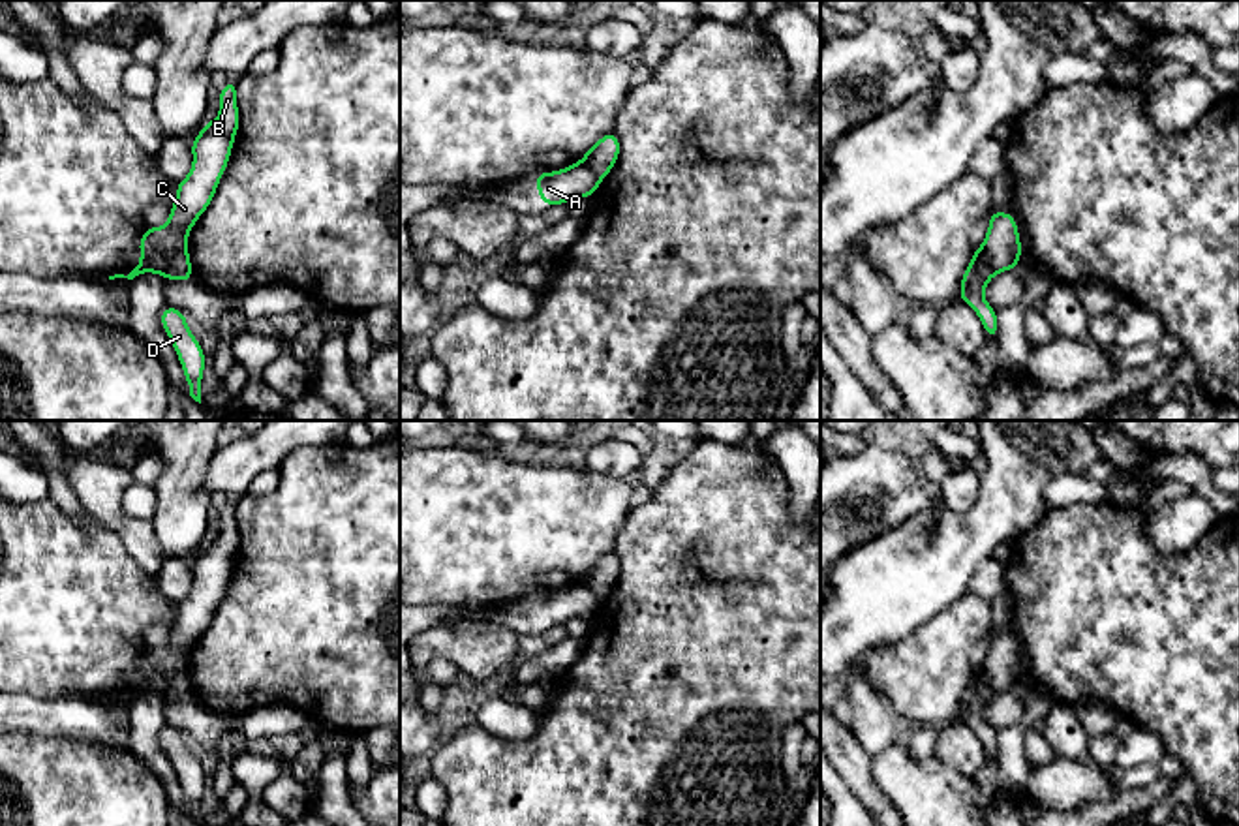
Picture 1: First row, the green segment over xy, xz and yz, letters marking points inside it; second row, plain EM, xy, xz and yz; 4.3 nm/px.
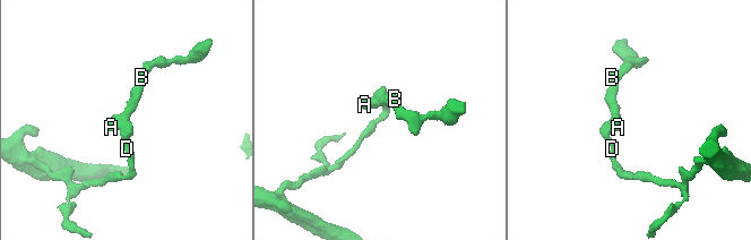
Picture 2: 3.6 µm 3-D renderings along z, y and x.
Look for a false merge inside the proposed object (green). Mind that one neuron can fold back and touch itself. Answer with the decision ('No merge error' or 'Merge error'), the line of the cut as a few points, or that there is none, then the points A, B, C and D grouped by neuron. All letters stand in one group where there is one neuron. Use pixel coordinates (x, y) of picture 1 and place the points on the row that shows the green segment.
Merge error. Split along xy (184, 246), (162, 275). Groups: A B C / D

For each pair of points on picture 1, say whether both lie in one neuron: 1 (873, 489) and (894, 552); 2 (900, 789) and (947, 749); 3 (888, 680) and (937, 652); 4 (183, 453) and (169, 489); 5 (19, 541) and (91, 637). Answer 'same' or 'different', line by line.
1: different
2: different
3: same
4: same
5: same

